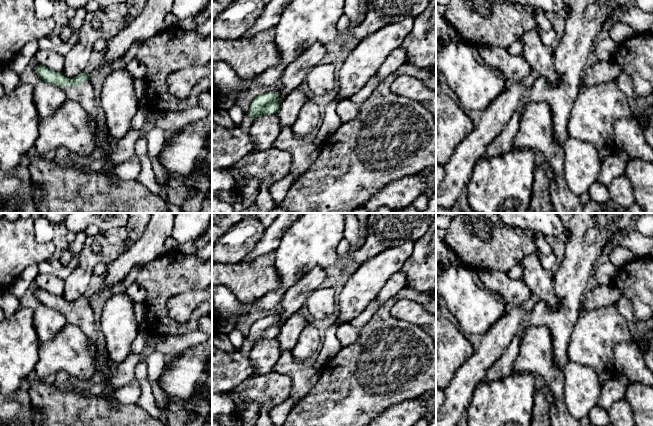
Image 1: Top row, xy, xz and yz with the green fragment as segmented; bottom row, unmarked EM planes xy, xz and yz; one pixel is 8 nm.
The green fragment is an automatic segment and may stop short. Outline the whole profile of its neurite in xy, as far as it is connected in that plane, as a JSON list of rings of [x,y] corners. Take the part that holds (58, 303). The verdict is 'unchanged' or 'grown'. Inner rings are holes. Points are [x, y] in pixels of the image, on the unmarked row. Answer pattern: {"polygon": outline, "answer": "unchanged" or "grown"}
{"polygon": [[[39,289],[35,292],[36,297],[40,301],[40,303],[46,307],[53,308],[59,312],[61,312],[64,317],[67,320],[67,323],[70,323],[72,325],[77,326],[88,338],[88,340],[97,348],[97,363],[96,363],[96,369],[98,363],[101,361],[103,363],[103,385],[105,386],[103,388],[102,395],[106,395],[106,400],[114,407],[116,407],[119,403],[113,398],[113,392],[115,391],[115,388],[112,387],[109,383],[109,379],[112,377],[111,370],[109,369],[107,365],[107,359],[104,355],[100,353],[99,345],[98,345],[98,338],[96,333],[96,327],[95,327],[95,318],[92,306],[90,304],[90,300],[87,296],[82,297],[72,303],[69,303],[65,301],[62,296],[55,296],[50,293],[48,293],[45,290]]], "answer": "grown"}

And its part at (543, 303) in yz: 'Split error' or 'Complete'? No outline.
Split error

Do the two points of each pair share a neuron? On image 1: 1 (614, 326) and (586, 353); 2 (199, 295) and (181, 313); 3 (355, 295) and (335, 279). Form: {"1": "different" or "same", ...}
{"1": "same", "2": "same", "3": "different"}

